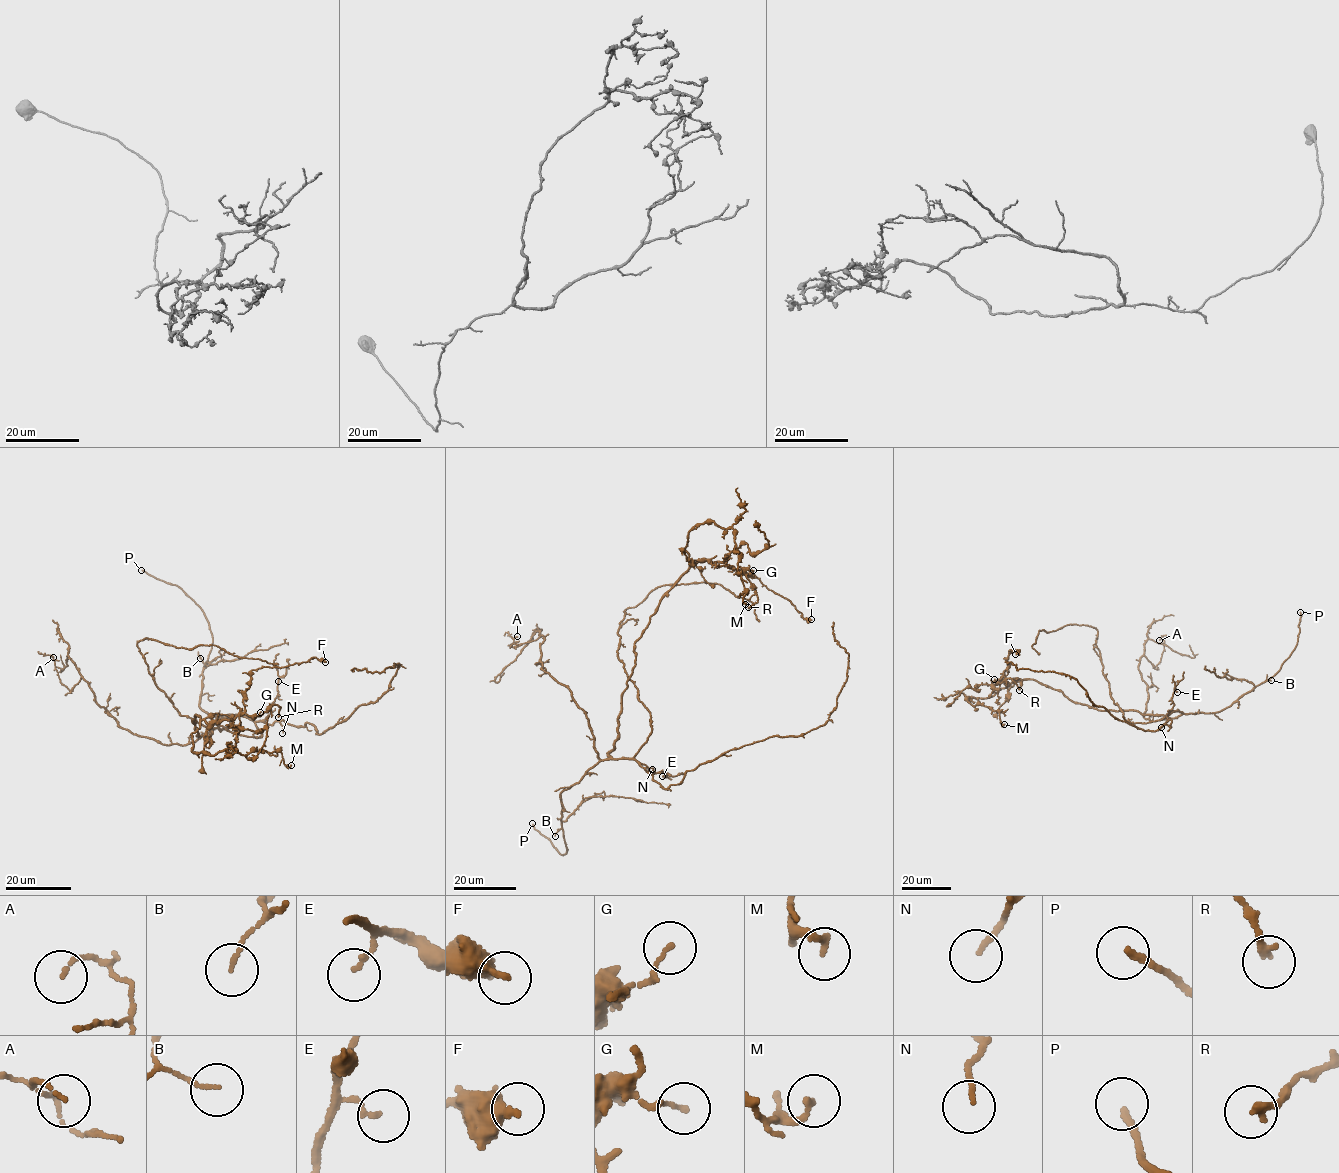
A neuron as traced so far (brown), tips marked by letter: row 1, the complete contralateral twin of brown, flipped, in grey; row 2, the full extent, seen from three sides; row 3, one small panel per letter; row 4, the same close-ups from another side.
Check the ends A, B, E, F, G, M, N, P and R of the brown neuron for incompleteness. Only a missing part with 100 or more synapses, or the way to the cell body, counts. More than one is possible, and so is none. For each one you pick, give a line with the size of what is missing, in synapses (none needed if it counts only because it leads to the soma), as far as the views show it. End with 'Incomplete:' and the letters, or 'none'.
Incomplete: P

